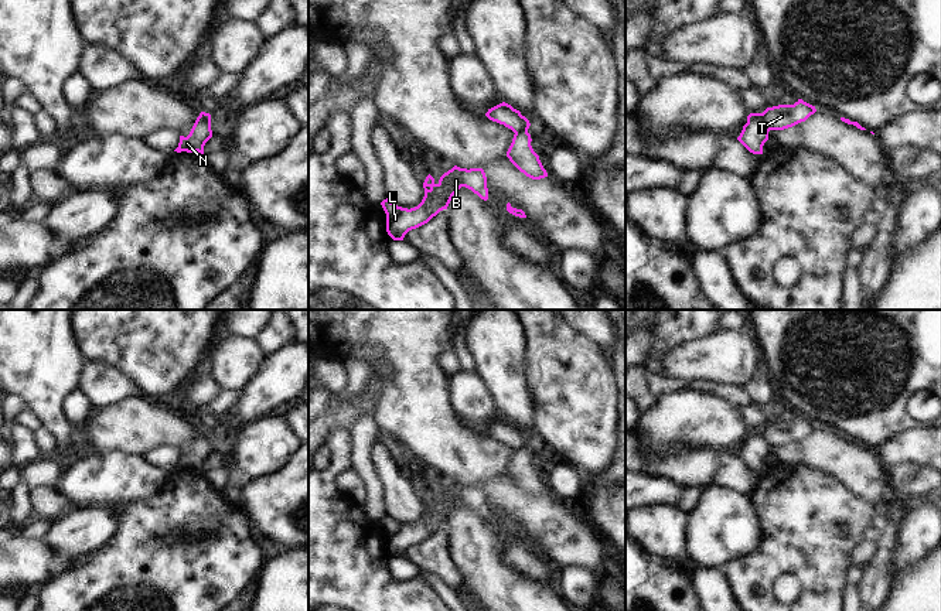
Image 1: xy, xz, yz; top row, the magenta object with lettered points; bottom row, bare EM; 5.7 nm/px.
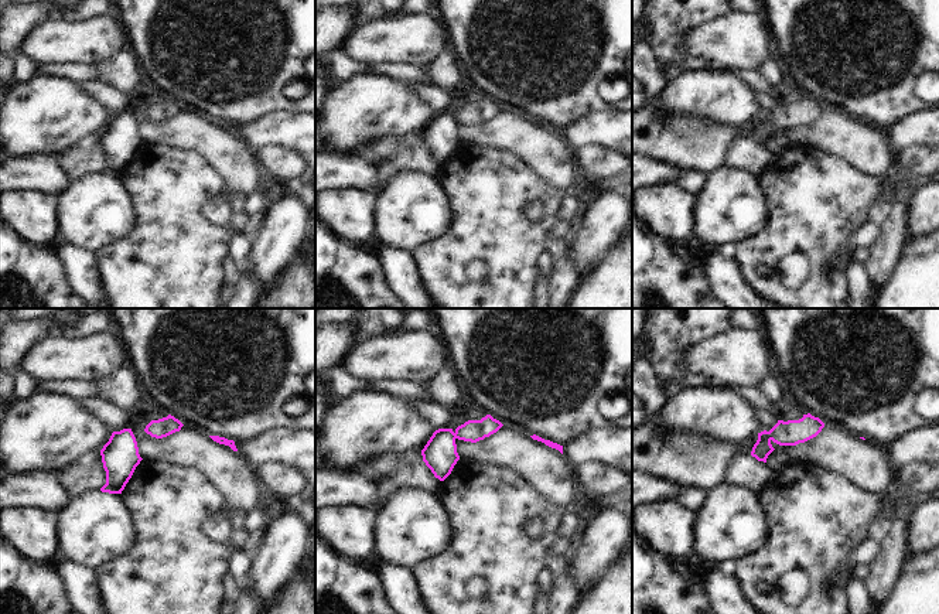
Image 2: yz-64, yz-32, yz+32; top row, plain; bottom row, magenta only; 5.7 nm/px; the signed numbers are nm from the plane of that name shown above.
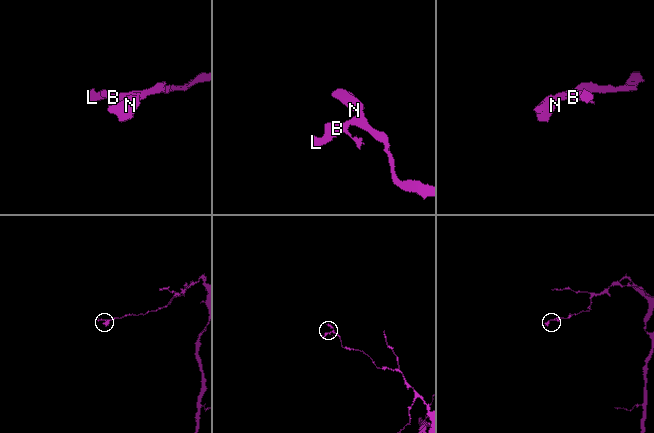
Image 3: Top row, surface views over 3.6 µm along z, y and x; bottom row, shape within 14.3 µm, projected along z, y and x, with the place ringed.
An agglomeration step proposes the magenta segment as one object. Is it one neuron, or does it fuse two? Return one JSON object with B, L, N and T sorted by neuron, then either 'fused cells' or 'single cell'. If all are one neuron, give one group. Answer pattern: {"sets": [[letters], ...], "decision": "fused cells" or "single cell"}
{"sets": [["B", "L", "T"], ["N"]], "decision": "fused cells"}

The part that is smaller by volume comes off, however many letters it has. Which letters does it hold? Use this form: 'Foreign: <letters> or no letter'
Foreign: N

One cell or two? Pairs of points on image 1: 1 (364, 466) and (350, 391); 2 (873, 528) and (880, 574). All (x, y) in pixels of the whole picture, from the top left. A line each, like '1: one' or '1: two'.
1: one
2: two

